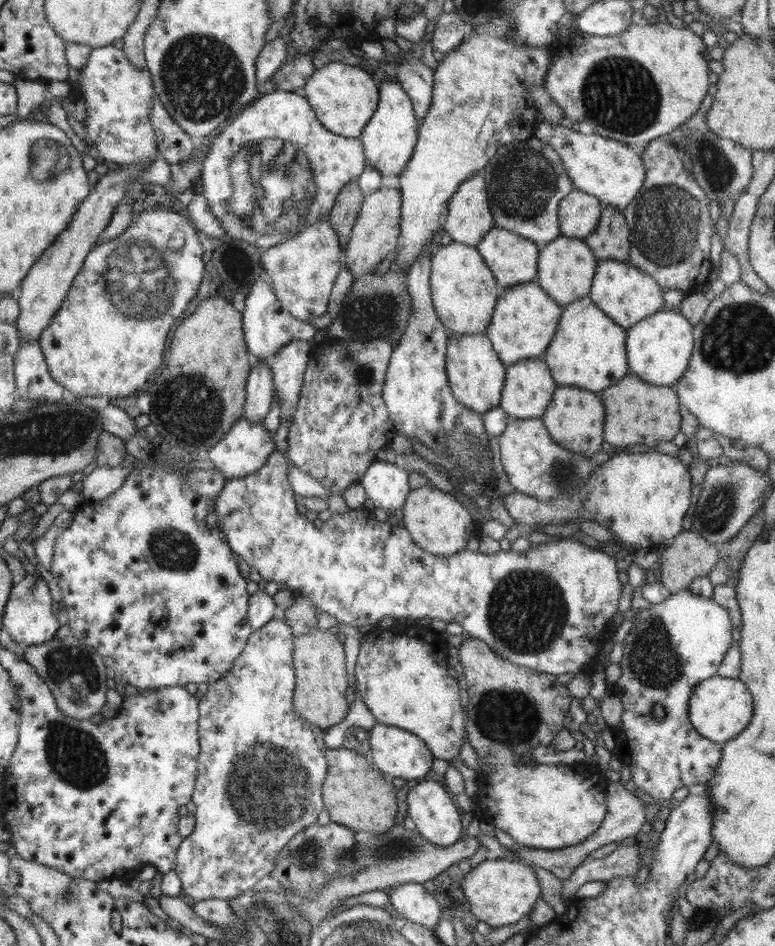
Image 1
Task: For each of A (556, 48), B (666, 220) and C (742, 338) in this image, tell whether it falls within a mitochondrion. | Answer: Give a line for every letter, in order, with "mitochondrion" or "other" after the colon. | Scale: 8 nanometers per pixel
A: other
B: mitochondrion
C: mitochondrion

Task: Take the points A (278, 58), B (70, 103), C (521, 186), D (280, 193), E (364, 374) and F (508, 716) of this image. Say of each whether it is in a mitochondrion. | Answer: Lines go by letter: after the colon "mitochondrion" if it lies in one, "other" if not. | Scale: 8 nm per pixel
A: other
B: other
C: mitochondrion
D: mitochondrion
E: mitochondrion
F: mitochondrion

